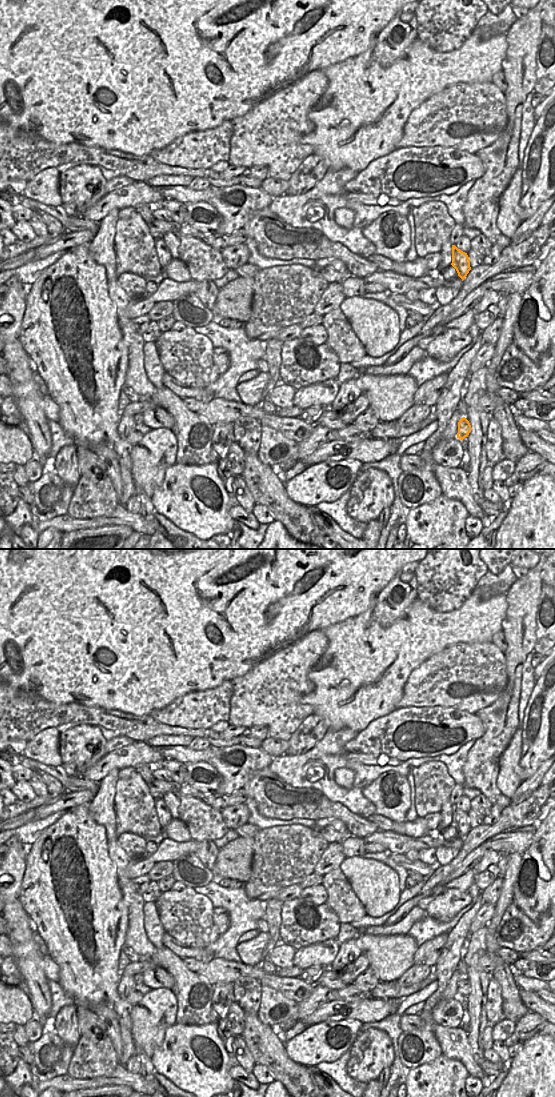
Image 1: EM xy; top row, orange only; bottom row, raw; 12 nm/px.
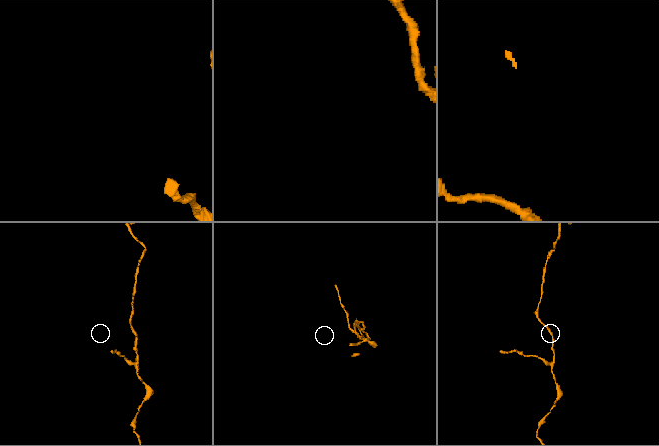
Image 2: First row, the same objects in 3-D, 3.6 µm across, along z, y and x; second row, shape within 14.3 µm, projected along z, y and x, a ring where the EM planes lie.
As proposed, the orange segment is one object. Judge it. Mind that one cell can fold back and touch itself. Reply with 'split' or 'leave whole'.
split

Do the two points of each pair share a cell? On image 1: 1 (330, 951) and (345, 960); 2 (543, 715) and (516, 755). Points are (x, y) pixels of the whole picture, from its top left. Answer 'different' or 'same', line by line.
1: different
2: same

